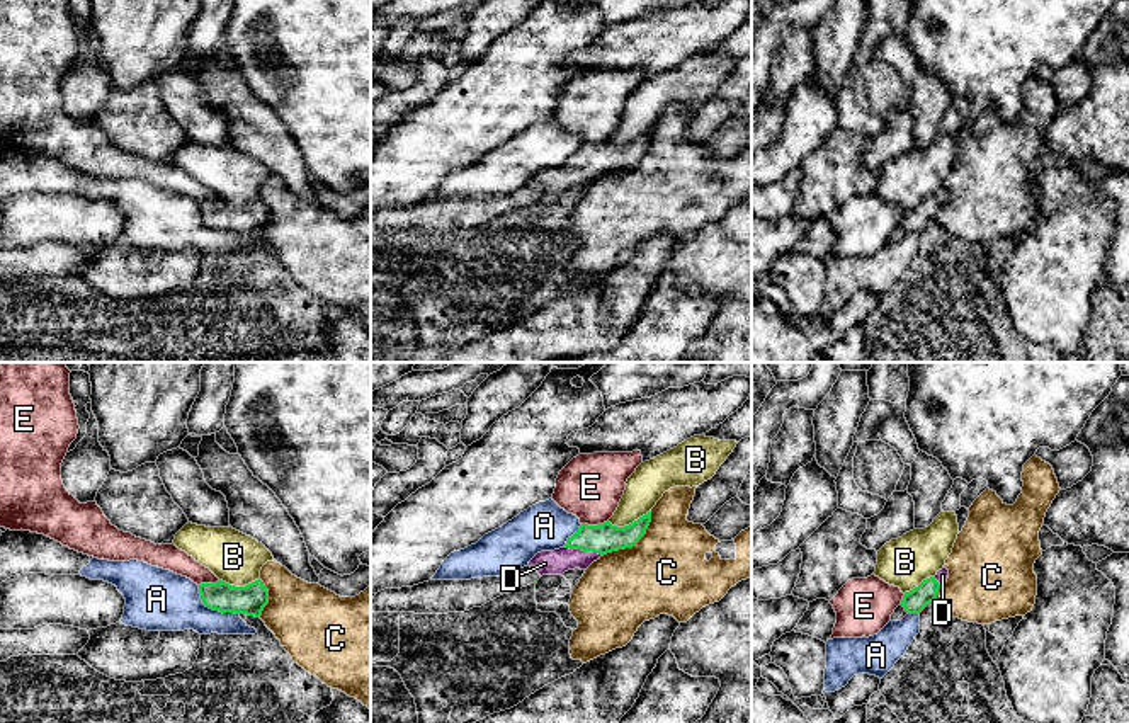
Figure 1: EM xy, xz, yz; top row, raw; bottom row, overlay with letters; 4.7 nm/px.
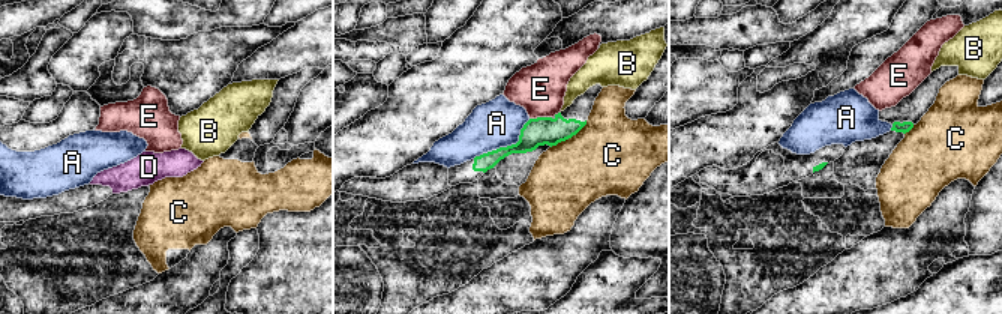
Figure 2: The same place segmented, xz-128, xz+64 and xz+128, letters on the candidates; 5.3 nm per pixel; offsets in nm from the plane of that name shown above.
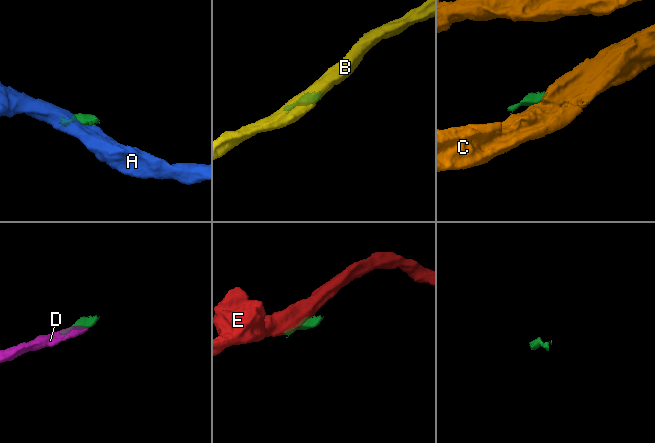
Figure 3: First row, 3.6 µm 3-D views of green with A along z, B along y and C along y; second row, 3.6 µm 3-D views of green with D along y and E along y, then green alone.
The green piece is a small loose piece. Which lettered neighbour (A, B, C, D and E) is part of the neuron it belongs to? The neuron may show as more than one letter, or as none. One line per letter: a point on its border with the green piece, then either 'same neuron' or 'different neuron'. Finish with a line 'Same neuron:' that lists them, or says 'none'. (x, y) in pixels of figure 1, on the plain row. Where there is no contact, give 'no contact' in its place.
A: xy (213, 228) | different neuron
B: xz (629, 143) | different neuron
C: xz (635, 162) | different neuron
D: xz (584, 169) | same neuron
E: xz (594, 145) | different neuron
Same neuron: D

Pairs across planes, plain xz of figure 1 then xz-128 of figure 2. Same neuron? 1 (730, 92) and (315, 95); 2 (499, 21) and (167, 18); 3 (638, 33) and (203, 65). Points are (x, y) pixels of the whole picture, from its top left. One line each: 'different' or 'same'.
1: different
2: different
3: same

